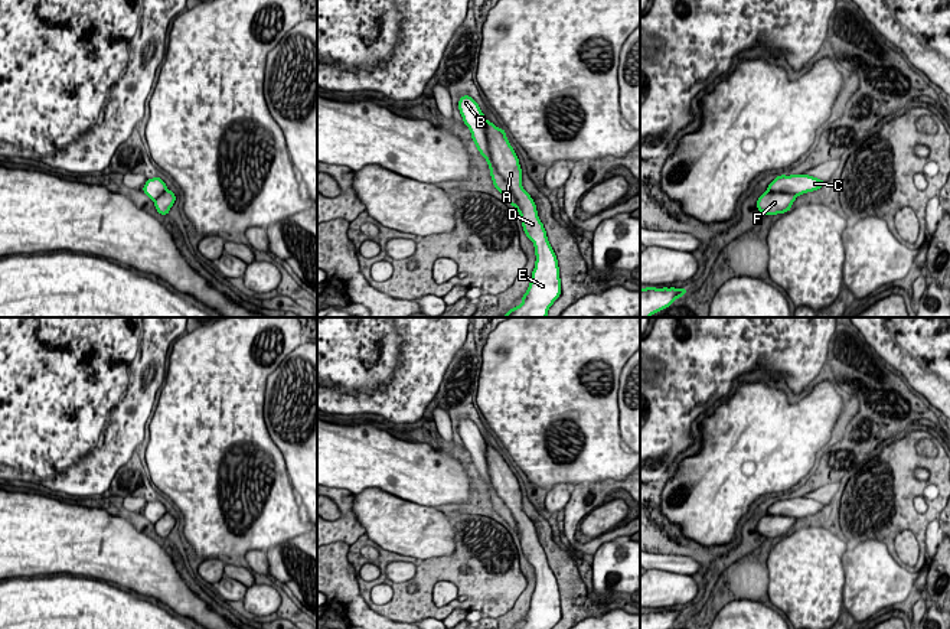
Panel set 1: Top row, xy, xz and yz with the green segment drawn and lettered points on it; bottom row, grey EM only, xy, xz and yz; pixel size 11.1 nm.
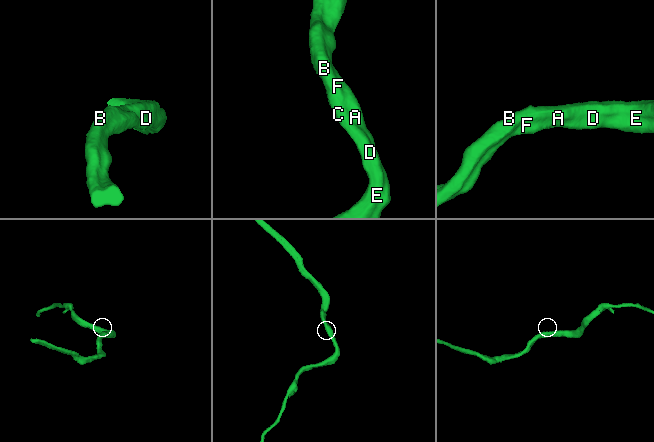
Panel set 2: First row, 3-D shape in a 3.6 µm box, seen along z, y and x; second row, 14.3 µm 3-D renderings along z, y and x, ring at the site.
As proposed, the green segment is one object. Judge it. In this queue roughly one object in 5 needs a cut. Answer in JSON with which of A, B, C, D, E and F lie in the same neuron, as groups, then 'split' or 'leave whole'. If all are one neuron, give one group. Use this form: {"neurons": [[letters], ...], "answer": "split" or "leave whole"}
{"neurons": [["A", "D", "E", "F"], ["B", "C"]], "answer": "split"}

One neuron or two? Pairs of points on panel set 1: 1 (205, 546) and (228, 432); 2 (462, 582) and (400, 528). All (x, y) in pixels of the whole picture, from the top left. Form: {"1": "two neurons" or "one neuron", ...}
{"1": "one neuron", "2": "two neurons"}

